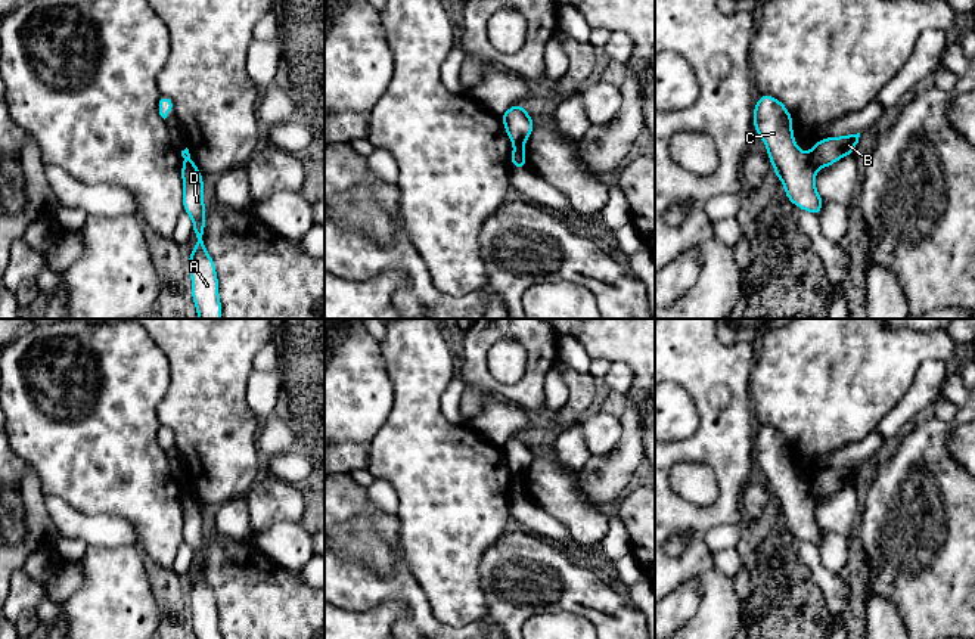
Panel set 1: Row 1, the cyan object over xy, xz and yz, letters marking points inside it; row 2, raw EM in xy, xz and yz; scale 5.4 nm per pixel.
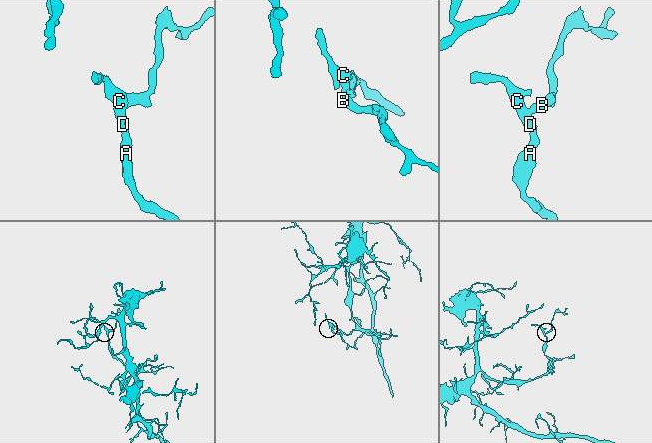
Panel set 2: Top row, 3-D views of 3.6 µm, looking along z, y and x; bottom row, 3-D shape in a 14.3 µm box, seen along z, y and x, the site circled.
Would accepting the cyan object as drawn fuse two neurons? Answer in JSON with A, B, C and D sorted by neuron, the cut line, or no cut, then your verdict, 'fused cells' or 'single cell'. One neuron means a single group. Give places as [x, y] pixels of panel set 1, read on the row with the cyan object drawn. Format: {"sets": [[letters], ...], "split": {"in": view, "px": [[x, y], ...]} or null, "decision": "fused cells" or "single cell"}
{"sets": [["A", "C", "D"], ["B"]], "split": {"in": "yz", "px": [[809, 154], [816, 168]]}, "decision": "fused cells"}

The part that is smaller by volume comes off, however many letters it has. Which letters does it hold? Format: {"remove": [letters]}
{"remove": ["B"]}

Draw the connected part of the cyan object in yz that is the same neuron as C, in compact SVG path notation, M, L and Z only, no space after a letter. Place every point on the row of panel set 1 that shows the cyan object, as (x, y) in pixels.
M761 94L754 105L754 128L767 148L774 174L783 183L786 198L798 208L819 215L825 199L816 190L816 165L794 139L794 120L773 96Z

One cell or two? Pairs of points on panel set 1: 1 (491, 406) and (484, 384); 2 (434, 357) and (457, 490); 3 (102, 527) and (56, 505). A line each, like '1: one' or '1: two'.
1: two
2: one
3: one

